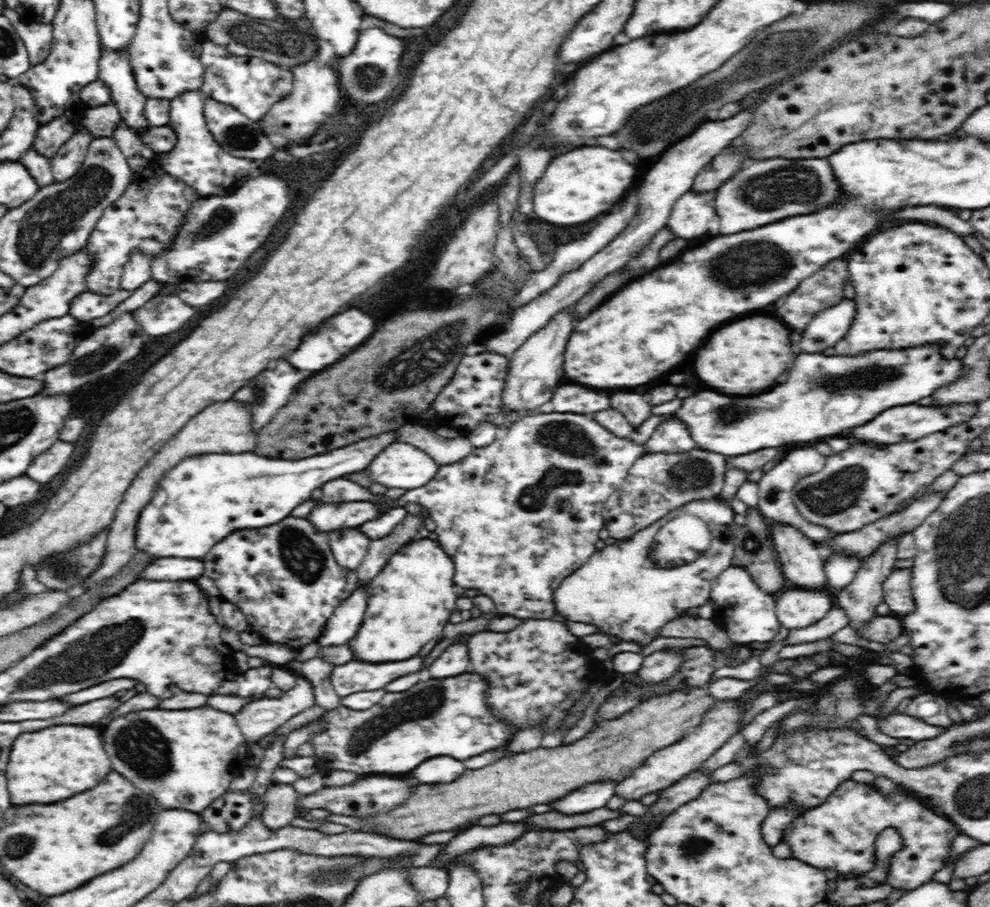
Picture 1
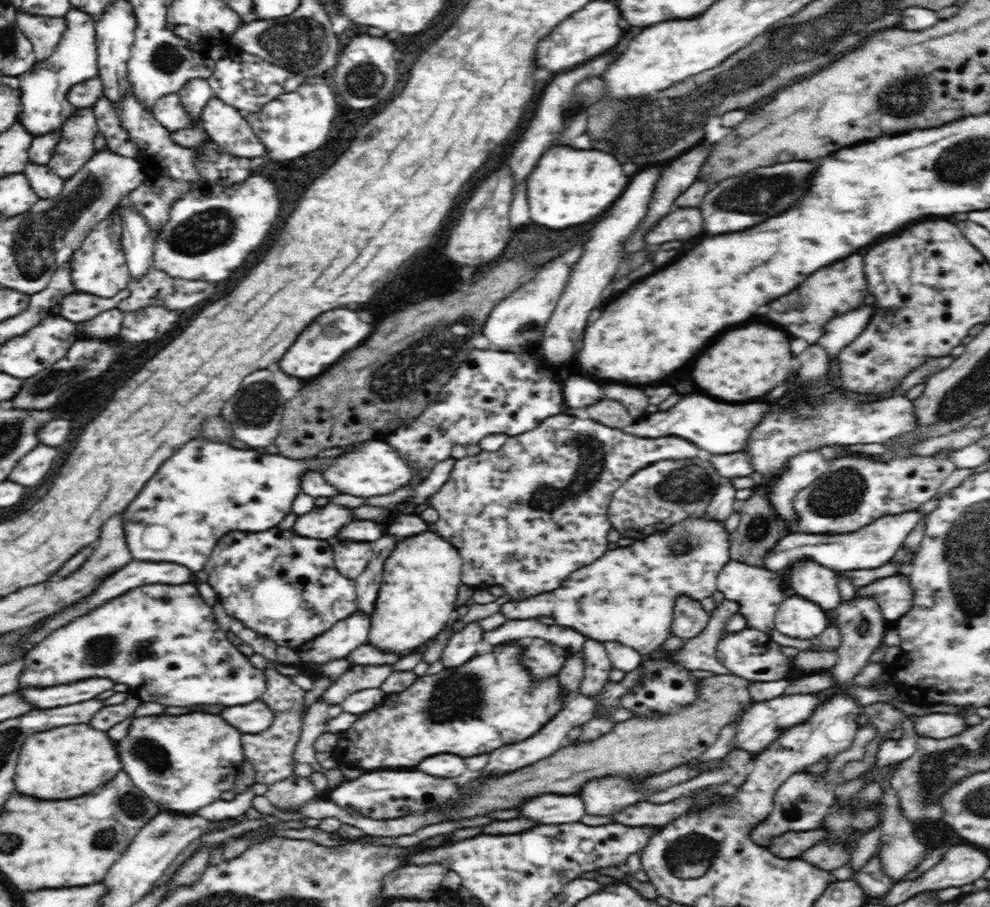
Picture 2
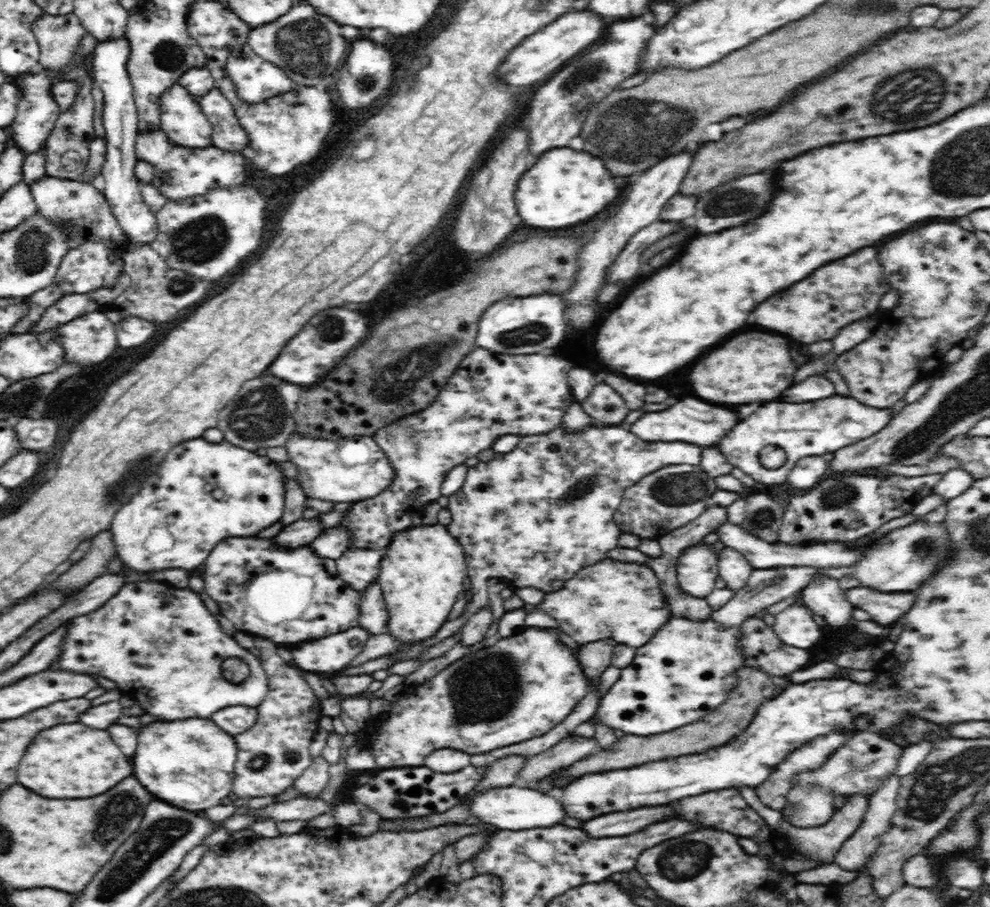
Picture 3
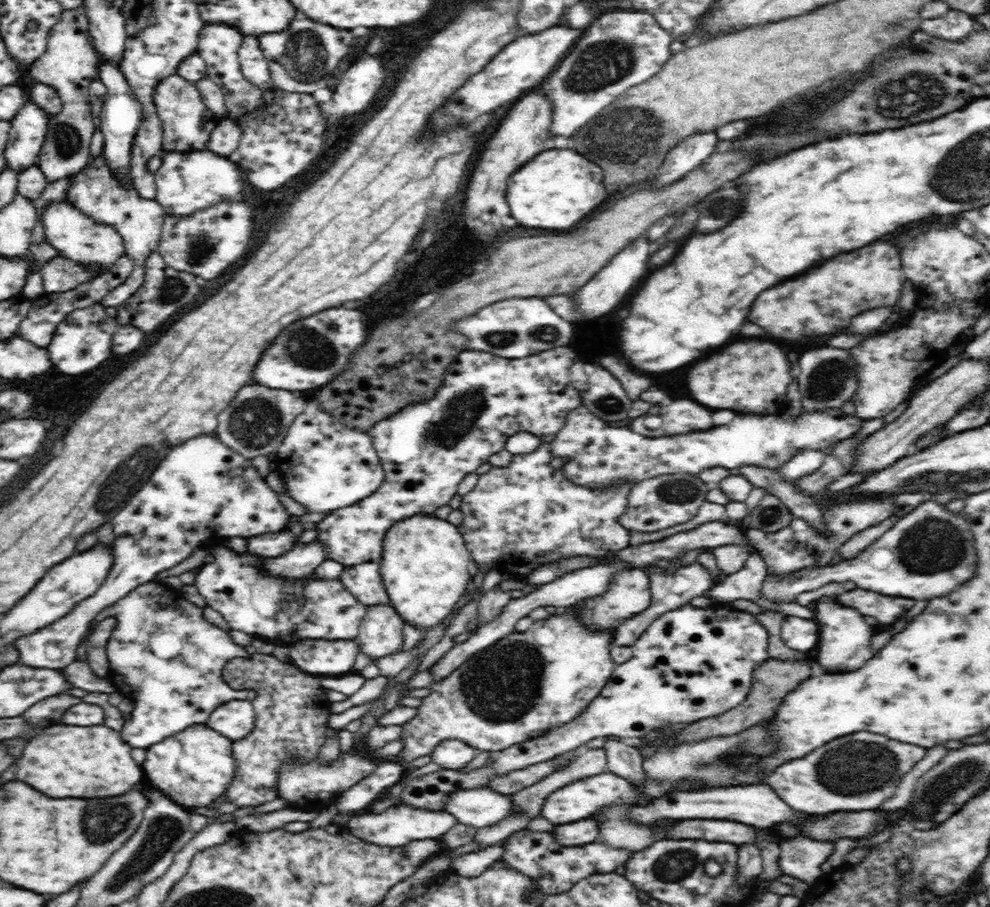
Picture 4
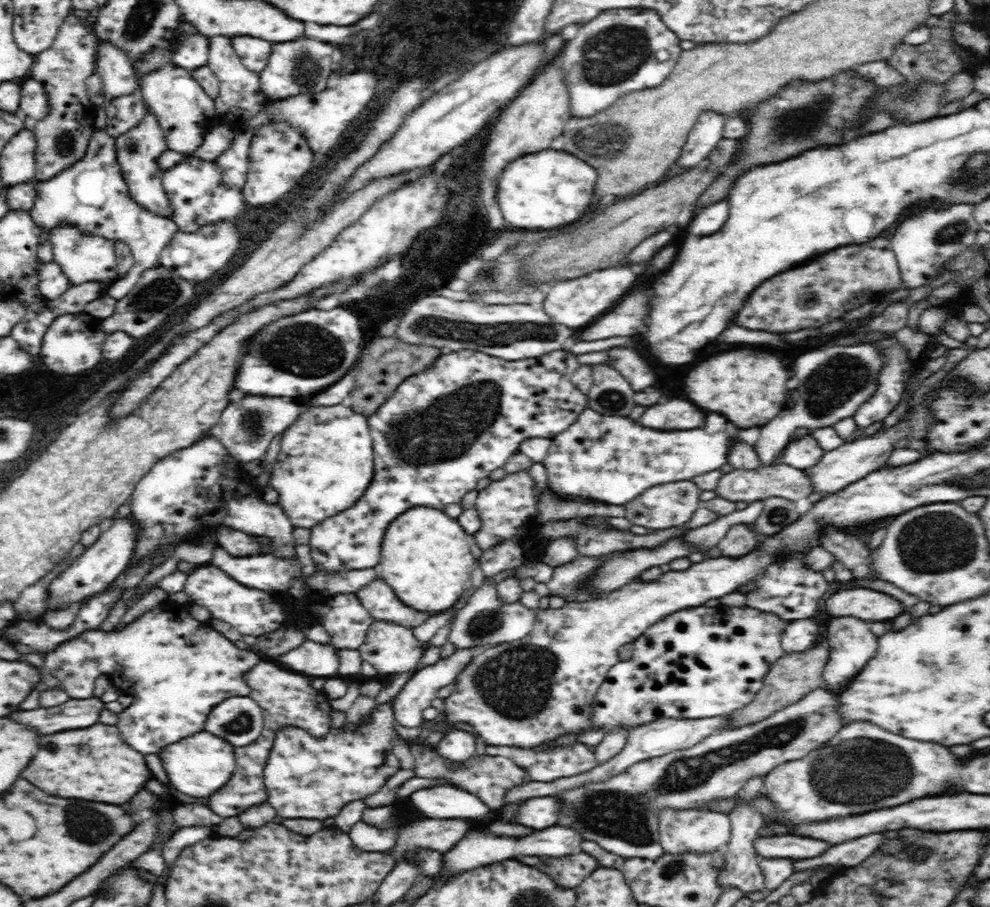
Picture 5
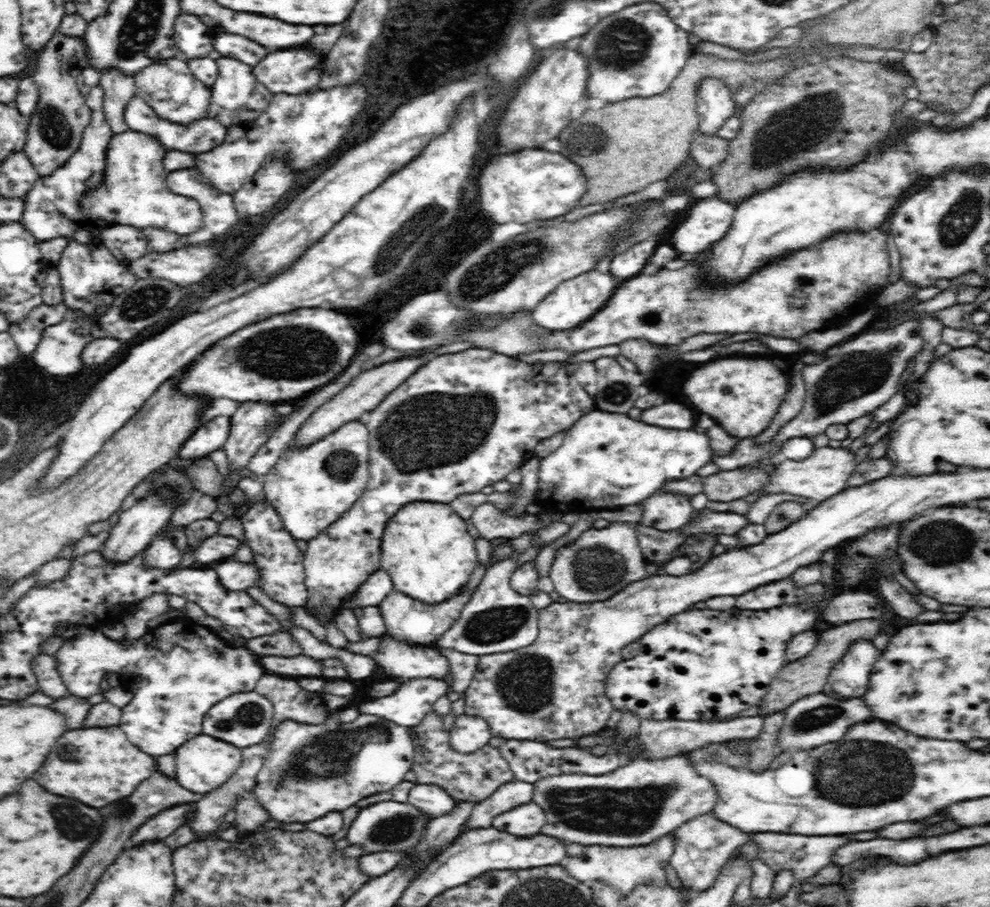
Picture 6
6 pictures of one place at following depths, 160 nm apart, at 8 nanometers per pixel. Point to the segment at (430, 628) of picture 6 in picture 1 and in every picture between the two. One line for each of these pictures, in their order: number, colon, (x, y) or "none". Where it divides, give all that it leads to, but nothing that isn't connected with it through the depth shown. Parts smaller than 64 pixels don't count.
1: (349, 546)
2: (350, 558)
3: (358, 569)
4: (363, 581)
5: (378, 597)

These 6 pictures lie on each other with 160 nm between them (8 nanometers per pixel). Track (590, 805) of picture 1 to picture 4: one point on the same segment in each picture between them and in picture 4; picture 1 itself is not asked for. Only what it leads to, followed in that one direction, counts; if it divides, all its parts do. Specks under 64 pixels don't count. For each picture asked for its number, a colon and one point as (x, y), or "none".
2: (549, 809)
3: (511, 808)
4: (478, 807)

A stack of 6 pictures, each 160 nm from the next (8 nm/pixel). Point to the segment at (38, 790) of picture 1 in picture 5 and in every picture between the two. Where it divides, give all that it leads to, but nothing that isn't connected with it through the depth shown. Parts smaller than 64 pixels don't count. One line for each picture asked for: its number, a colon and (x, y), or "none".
2: (65, 762)
3: (70, 760)
4: (64, 761)
5: (94, 763)

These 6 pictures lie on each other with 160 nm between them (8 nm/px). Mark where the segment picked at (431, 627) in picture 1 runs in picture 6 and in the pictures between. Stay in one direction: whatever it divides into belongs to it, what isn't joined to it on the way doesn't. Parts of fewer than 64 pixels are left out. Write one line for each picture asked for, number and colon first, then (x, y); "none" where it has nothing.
2: (421, 580)
3: (423, 571)
4: (425, 564)
5: (426, 559)
6: (427, 552)

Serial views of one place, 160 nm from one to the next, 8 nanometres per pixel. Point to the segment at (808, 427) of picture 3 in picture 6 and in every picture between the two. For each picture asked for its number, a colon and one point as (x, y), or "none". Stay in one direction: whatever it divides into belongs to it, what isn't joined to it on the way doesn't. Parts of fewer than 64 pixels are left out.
4: (598, 455)
5: (613, 459)
6: (607, 460)

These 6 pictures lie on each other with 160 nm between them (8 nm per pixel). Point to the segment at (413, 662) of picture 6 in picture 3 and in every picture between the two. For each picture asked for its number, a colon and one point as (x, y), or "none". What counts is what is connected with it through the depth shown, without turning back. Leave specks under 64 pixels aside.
3: (373, 615)
4: (380, 634)
5: (390, 648)

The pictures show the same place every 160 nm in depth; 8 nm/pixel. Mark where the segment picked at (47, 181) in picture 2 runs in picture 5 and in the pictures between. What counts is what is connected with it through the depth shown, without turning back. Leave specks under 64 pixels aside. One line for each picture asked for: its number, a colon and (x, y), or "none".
3: (58, 199)
4: (76, 236)
5: (84, 259)

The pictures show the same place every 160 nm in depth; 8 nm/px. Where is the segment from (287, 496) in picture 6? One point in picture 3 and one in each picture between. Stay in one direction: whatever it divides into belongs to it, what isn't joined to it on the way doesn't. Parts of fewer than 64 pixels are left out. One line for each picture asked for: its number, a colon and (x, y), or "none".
3: (350, 469)
4: (326, 466)
5: (325, 464)

